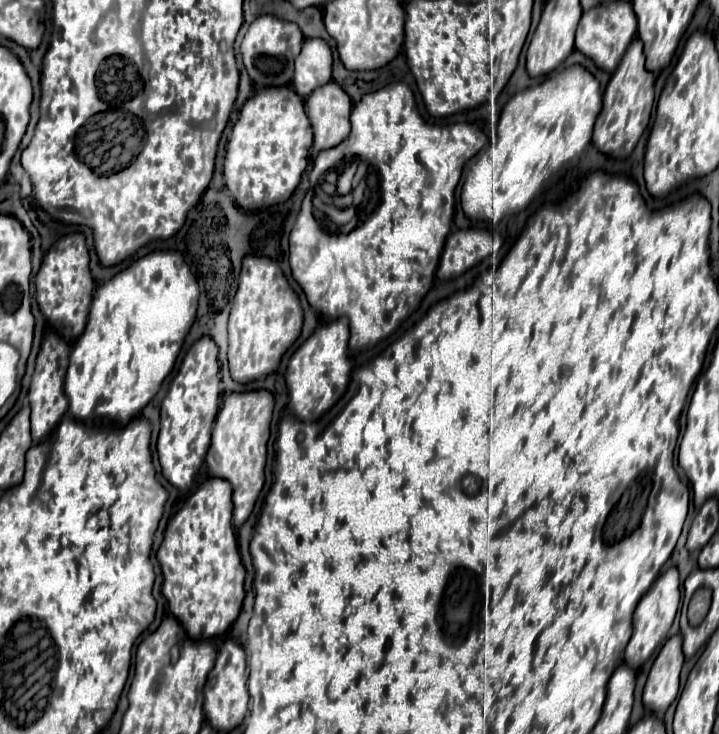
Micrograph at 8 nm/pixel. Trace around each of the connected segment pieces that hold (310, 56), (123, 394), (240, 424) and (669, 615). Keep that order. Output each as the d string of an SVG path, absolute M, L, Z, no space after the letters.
M304 40L302 44L302 52L296 60L296 72L294 72L294 80L292 86L296 86L298 96L306 98L310 96L316 88L320 88L322 84L328 84L332 80L332 50L324 40Z
M180 252L146 254L144 258L136 260L132 266L116 274L112 280L100 284L94 292L88 326L76 340L70 354L70 366L64 384L64 392L70 402L70 414L76 420L108 416L120 426L126 426L130 420L138 418L142 408L160 390L164 378L172 372L184 338L196 320L198 298L200 290L196 278L190 272L188 264L182 260Z
M266 390L244 392L244 394L226 394L222 408L214 420L212 442L206 454L206 466L210 476L224 478L232 484L232 502L234 502L234 526L240 528L252 508L260 490L264 488L264 466L266 466L266 444L270 438L270 420L274 410L274 398Z
M672 566L656 578L656 582L642 596L642 600L634 612L634 634L624 652L624 662L630 664L630 668L638 670L656 652L656 648L668 638L668 630L674 622L678 606L680 606L680 580L678 580L678 570Z

